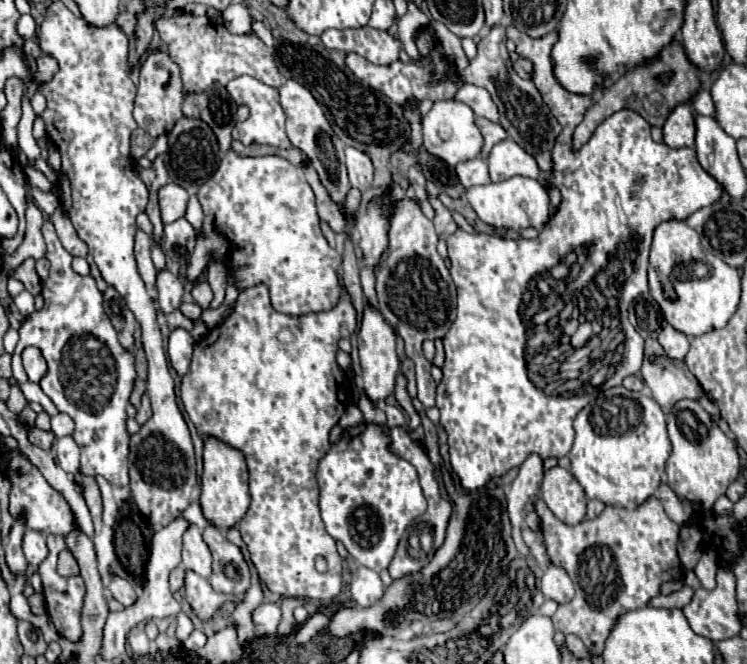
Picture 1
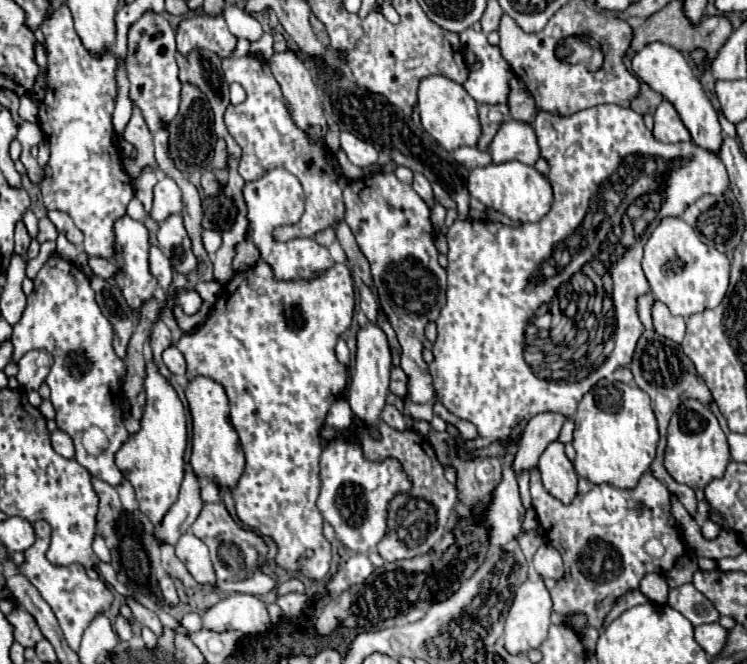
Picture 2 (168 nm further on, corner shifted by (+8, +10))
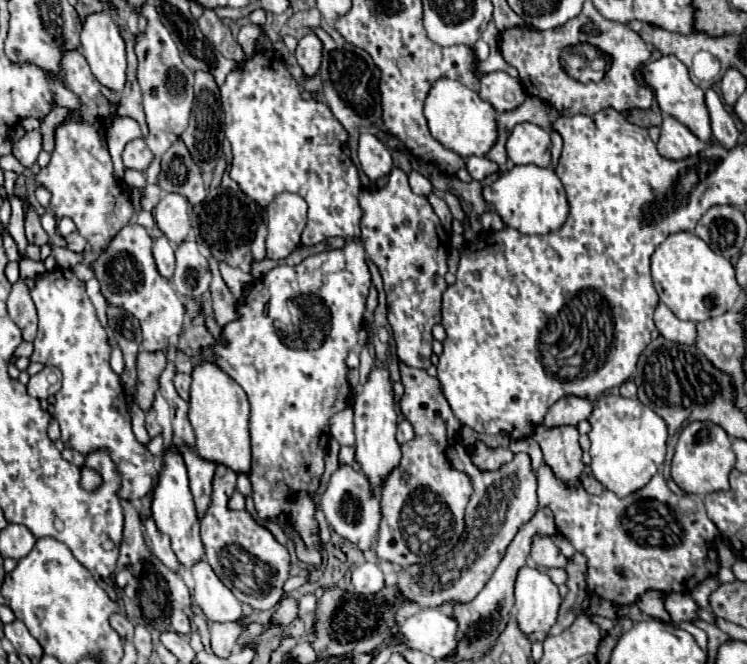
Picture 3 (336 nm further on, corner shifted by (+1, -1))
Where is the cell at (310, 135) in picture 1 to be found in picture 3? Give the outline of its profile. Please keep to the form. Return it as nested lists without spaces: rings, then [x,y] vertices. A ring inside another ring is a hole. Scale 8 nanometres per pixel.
[[[309,33],[305,35],[299,45],[297,45],[297,51],[295,51],[295,57],[297,57],[297,63],[301,65],[303,73],[307,77],[315,77],[317,71],[319,71],[319,65],[321,65],[321,41]]]

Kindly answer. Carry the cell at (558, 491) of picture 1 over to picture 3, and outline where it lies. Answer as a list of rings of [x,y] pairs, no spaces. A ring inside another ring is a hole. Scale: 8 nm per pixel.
[[[539,425],[533,431],[533,439],[541,445],[545,463],[553,469],[557,479],[561,479],[567,487],[579,487],[579,479],[585,465],[581,461],[577,427],[563,425],[547,429]]]

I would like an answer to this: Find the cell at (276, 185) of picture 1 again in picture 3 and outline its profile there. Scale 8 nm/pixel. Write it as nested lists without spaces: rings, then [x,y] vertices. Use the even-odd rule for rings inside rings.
[[[281,193],[267,207],[269,223],[266,255],[278,260],[289,256],[300,242],[307,223],[307,203],[293,193]]]

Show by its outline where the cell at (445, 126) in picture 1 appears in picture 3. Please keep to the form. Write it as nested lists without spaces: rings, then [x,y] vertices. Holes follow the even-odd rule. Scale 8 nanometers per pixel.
[[[439,79],[427,93],[425,99],[425,119],[429,123],[431,135],[447,149],[457,155],[483,157],[489,153],[493,143],[497,141],[497,125],[495,125],[495,109],[483,101],[475,91],[465,87],[455,79]]]

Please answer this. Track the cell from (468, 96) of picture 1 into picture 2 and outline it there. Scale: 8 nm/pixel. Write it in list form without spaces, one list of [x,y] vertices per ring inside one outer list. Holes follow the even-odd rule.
[[[472,28],[460,33],[459,38],[465,49],[472,50],[482,60],[482,68],[470,72],[470,78],[464,82],[466,92],[480,104],[506,102],[510,94],[508,82],[512,78],[512,70],[502,58],[498,46],[490,46],[486,34]]]

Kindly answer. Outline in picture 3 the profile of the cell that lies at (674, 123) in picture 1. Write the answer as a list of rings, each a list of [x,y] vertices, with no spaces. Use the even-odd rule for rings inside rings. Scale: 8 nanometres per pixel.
[[[665,115],[661,125],[661,137],[657,141],[657,149],[667,159],[685,159],[689,155],[697,155],[703,151],[705,143],[699,141],[683,123],[675,117]]]

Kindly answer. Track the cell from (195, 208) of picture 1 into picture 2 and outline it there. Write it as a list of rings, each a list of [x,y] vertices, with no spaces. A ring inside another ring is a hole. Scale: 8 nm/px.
[[[204,232],[202,240],[204,240],[204,246],[206,246],[206,250],[208,250],[210,256],[214,256],[216,250],[220,248],[220,244],[222,244],[222,238],[220,238],[218,232]]]

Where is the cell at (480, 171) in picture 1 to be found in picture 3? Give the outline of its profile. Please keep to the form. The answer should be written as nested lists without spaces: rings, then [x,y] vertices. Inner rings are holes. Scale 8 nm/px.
[[[467,157],[465,167],[467,167],[471,179],[477,179],[477,181],[483,181],[485,177],[489,177],[489,175],[499,171],[497,163],[489,161],[487,157]]]

